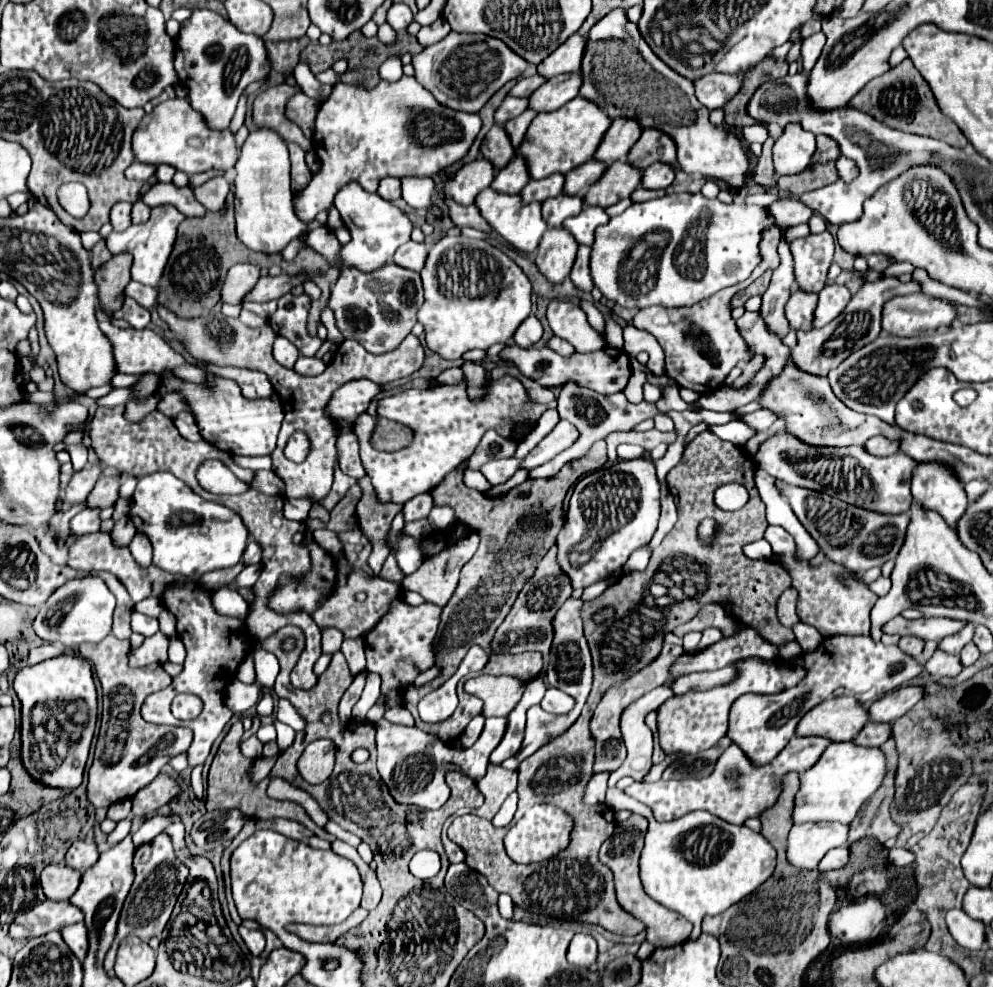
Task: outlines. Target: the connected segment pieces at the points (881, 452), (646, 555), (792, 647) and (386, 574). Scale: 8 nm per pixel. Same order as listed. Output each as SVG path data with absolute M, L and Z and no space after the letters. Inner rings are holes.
M877 436L877 438L871 438L865 448L869 448L869 454L877 454L877 456L889 456L889 454L895 454L899 450L899 440L889 440L885 436Z
M645 544L645 546L637 548L637 550L629 556L629 560L627 560L627 564L623 566L623 570L625 570L625 572L645 570L647 564L649 564L649 558L651 558L651 550L649 550L649 544Z
M791 640L791 642L785 642L783 646L777 646L779 648L779 656L783 656L785 660L789 658L795 658L799 652L801 652L801 646L797 640Z
M391 552L391 554L387 556L387 560L385 560L385 564L383 564L383 568L381 568L379 576L381 576L383 580L387 580L387 582L395 582L395 584L401 584L401 582L403 582L405 574L403 574L403 572L401 572L401 568L397 566L395 552Z

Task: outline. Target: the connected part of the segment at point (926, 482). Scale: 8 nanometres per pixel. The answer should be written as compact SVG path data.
M917 462L911 494L927 510L937 510L951 528L967 508L967 494L955 470L941 462Z

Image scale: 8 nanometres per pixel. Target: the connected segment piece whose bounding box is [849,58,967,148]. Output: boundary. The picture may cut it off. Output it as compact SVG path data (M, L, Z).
M907 58L907 62L901 62L901 66L895 66L893 70L889 70L883 76L877 76L869 84L865 84L853 96L853 100L849 104L865 110L875 120L885 122L891 128L899 128L899 130L913 132L913 134L923 134L923 136L929 136L929 138L937 138L937 140L943 140L943 142L947 142L955 148L967 146L967 138L957 128L957 124L951 122L941 112L929 84L923 80L923 76L917 72L917 68L913 66L913 62L909 58Z

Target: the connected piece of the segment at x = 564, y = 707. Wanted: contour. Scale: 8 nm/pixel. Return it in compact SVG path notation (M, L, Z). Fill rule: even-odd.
M549 686L541 700L541 708L551 714L565 714L573 708L573 700L569 698L569 694L561 694L561 690L555 690Z

